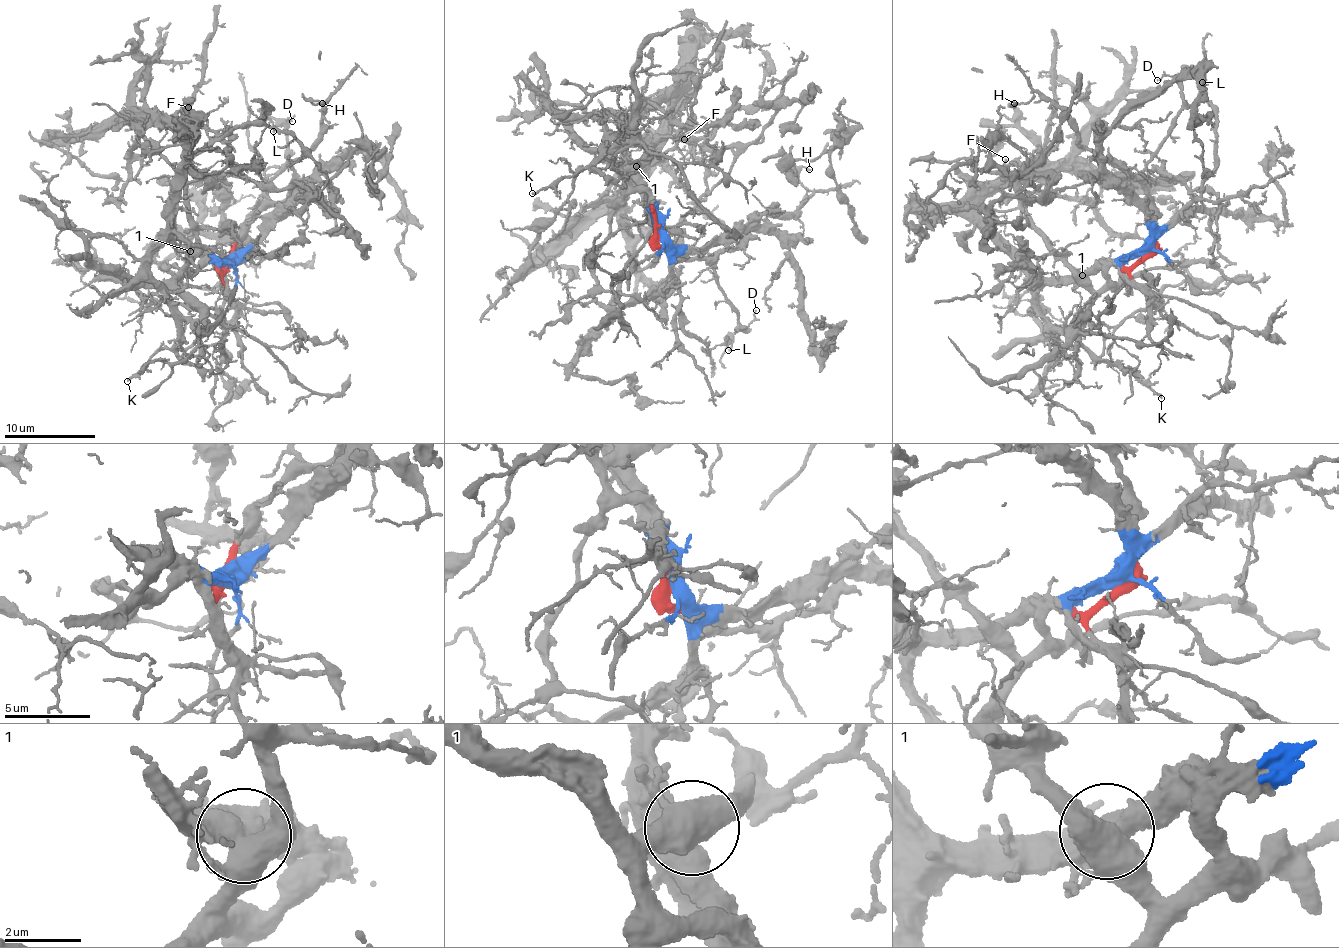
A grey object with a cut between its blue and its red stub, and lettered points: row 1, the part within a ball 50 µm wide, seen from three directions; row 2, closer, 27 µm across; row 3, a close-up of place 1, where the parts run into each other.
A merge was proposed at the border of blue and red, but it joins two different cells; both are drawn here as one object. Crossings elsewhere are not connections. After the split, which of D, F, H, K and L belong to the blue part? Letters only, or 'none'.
F, K

